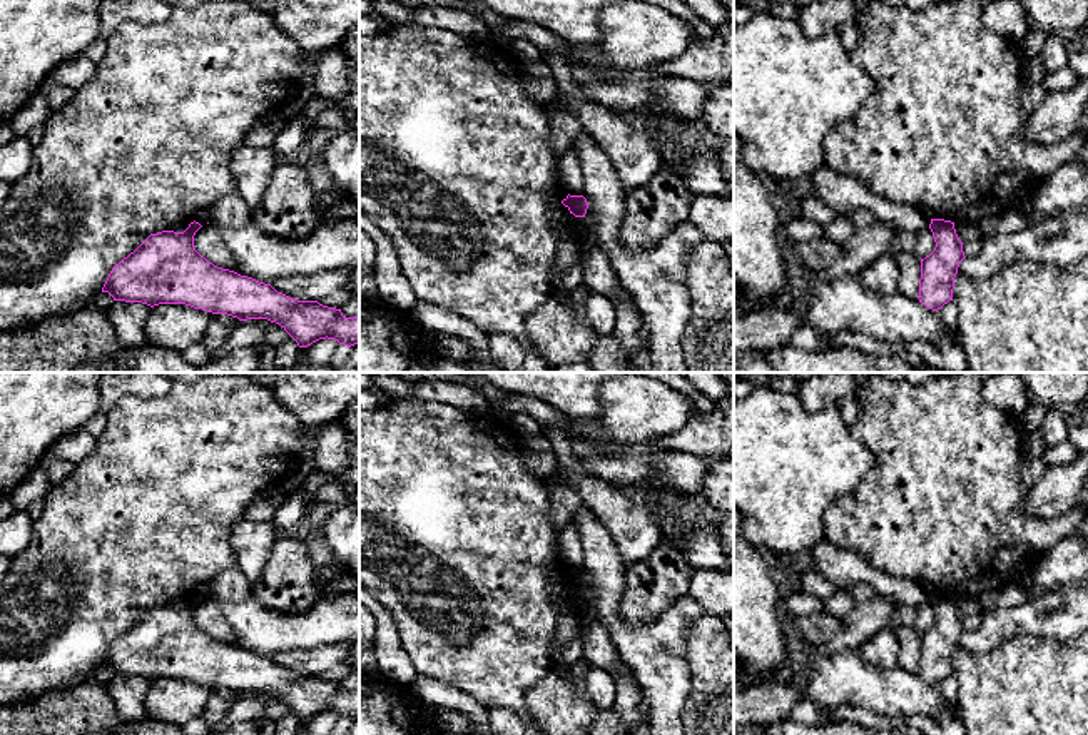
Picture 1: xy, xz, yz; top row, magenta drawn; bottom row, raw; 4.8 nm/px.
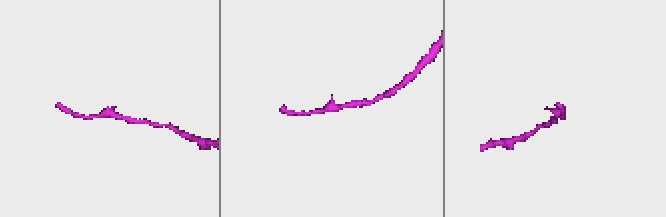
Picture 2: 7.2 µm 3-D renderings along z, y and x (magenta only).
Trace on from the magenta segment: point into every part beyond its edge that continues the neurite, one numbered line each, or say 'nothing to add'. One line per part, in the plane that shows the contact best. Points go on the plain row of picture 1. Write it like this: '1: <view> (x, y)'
nothing to add

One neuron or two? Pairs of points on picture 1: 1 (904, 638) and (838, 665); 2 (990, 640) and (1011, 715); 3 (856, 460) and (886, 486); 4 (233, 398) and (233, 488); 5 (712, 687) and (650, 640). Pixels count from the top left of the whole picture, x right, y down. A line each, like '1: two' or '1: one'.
1: two
2: two
3: two
4: one
5: two

